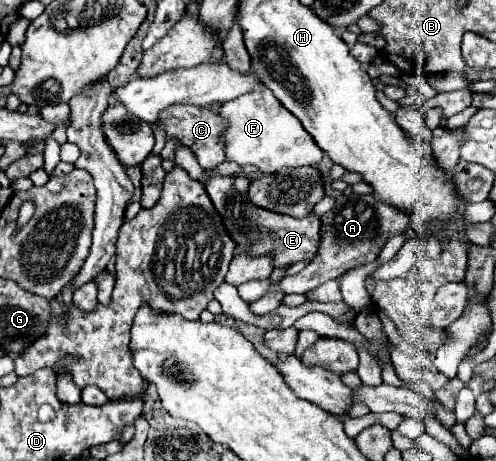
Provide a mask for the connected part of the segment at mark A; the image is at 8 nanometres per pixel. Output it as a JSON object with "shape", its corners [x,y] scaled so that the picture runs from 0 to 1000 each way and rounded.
{"shape":[[[685,423],[677,427],[673,449],[657,466],[649,466],[645,479],[649,479],[645,492],[649,514],[641,531],[641,557],[633,557],[633,566],[625,566],[609,592],[593,601],[573,601],[556,618],[556,627],[577,636],[621,636],[641,618],[694,597],[702,584],[758,566],[778,523],[823,497],[819,462],[790,453],[770,436],[758,436],[750,423],[706,423],[706,427]]]}

